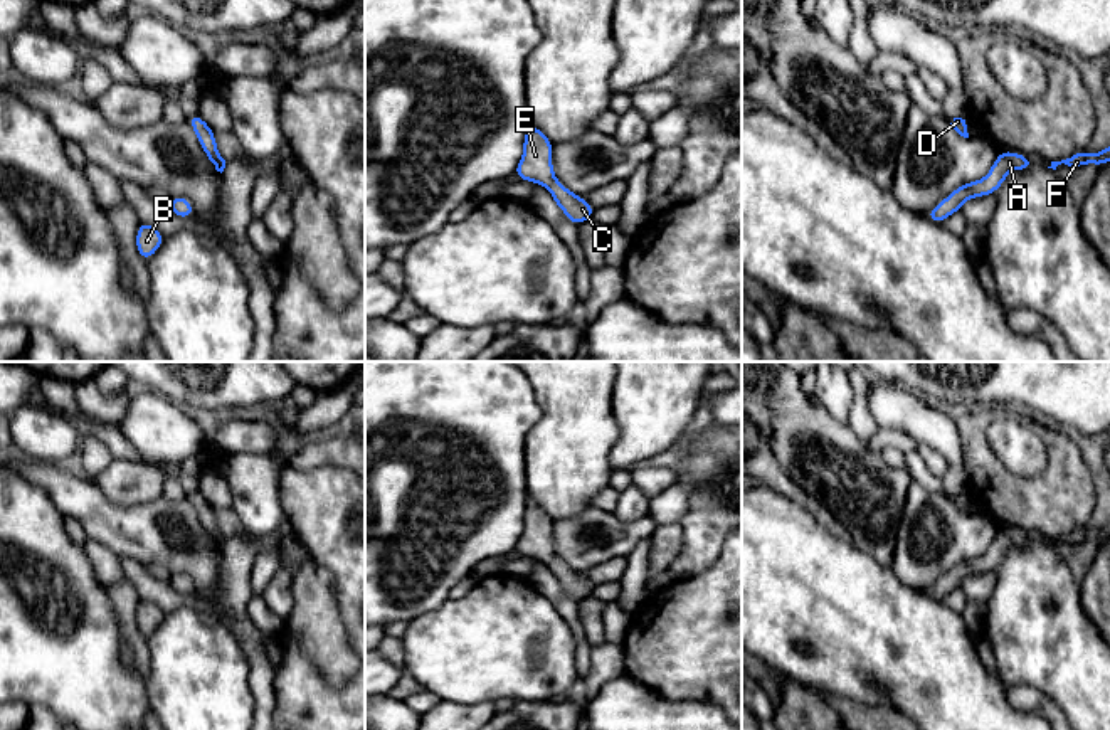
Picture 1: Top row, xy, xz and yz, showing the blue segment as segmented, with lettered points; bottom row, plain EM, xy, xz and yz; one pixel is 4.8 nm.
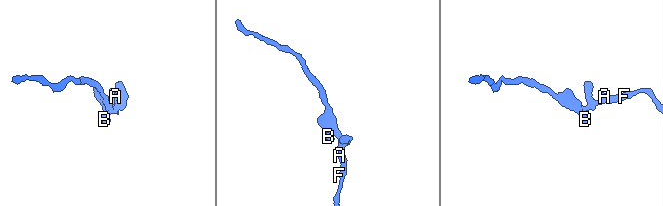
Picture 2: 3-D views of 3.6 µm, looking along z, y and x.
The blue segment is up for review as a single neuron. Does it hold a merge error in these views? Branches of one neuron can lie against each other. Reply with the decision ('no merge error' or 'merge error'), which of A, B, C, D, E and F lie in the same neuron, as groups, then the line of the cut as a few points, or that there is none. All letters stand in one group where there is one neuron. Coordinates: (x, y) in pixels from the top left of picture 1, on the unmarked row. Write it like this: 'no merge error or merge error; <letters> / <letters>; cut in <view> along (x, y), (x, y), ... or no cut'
no merge error; A B C D E F; no cut

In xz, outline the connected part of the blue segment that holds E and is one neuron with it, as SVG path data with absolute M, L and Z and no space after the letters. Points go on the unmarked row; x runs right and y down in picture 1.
M526 496L523 533L516 542L515 552L545 563L552 570L555 582L563 587L565 594L580 602L592 595L594 584L557 557L552 542L552 528L553 520Z

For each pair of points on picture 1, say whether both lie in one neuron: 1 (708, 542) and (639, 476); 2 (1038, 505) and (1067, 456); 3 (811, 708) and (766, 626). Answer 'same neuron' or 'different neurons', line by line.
1: different neurons
2: same neuron
3: different neurons

